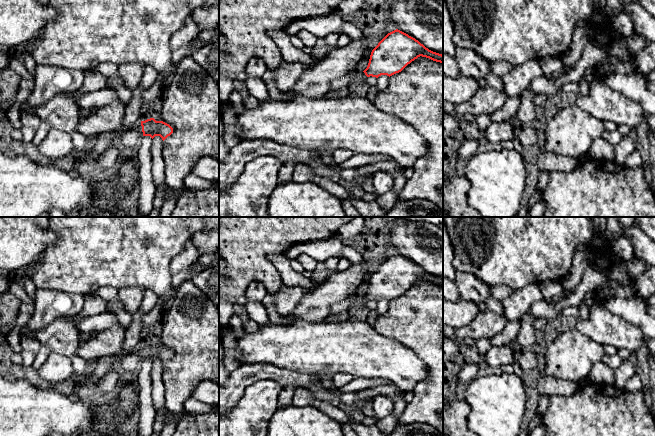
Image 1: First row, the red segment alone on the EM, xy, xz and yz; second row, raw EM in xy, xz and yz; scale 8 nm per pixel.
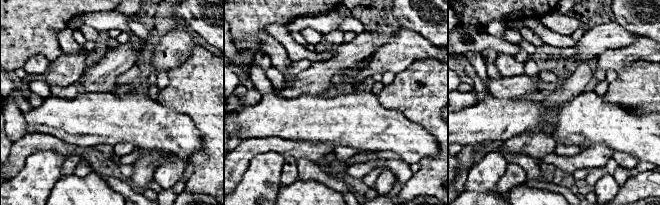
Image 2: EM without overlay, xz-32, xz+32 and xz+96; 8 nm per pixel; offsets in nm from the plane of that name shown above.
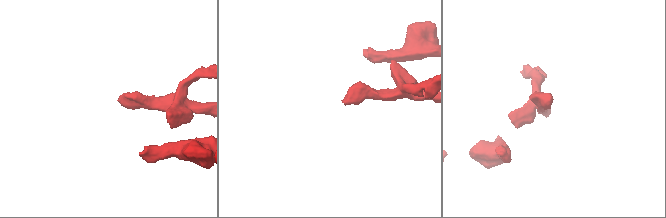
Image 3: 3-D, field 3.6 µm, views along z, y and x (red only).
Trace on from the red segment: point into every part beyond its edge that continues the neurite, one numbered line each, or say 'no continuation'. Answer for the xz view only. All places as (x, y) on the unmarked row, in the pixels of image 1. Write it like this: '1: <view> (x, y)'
no continuation

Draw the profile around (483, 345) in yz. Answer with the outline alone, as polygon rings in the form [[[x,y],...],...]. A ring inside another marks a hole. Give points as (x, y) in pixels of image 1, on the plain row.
[[[478,338],[476,339],[476,344],[472,348],[472,354],[475,360],[482,360],[485,354],[492,347],[491,341],[489,338]]]

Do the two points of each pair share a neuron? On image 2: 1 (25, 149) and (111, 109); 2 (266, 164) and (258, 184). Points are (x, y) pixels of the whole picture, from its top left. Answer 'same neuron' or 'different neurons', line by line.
1: different neurons
2: same neuron

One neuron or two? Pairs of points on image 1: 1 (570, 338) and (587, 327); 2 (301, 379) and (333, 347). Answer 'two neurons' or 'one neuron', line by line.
1: two neurons
2: two neurons

